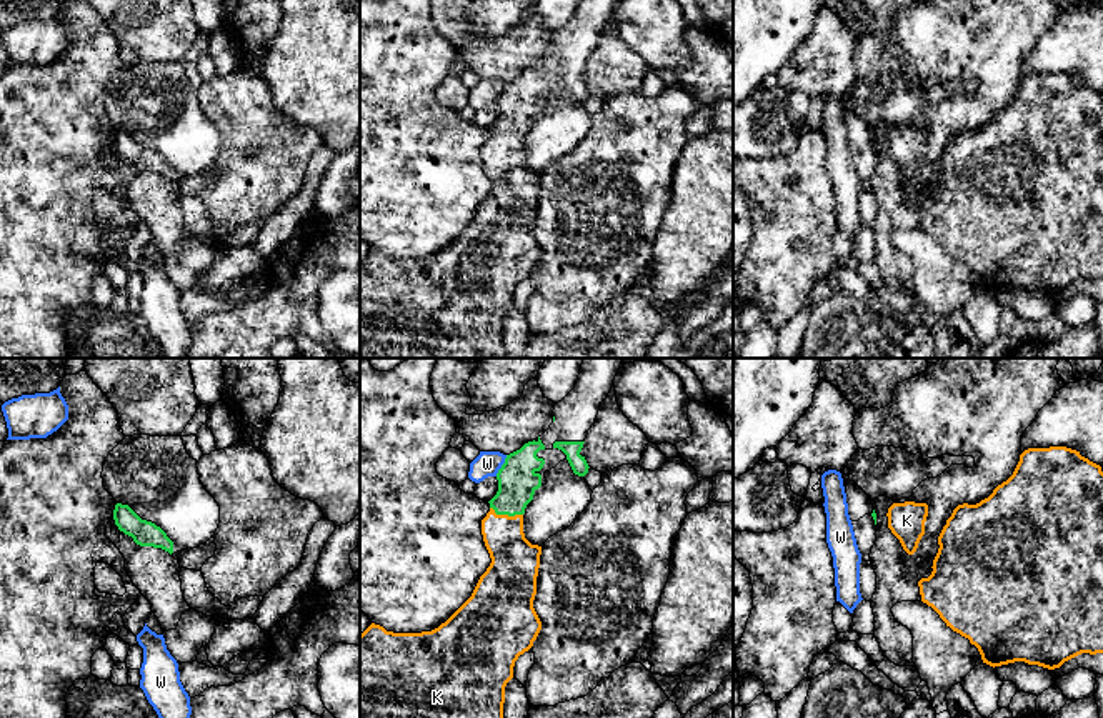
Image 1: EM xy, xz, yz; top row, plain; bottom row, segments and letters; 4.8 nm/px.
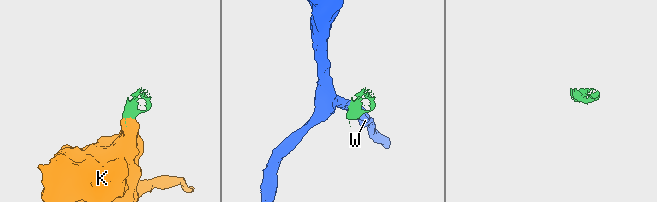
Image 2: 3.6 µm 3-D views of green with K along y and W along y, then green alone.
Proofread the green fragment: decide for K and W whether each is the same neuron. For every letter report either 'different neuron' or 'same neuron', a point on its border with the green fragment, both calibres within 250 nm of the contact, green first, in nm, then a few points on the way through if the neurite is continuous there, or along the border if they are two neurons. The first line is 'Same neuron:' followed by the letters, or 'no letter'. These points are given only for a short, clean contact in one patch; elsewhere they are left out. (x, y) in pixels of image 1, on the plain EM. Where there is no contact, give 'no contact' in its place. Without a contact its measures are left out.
Same neuron: K
K: same neuron; contact xz (507, 140); calibres 190 and 240 nm; way xz (517, 107), (507, 140), (507, 174), (515, 189)
W: different neuron; contact xz (502, 92); calibres 190 and 120 nm; border xz (507, 82), (495, 102)

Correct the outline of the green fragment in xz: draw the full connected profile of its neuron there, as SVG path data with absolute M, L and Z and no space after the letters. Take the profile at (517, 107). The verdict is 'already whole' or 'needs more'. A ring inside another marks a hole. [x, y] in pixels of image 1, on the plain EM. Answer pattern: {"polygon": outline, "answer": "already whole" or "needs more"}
{"polygon": "M580 0L575 15L555 32L550 55L507 82L497 100L498 118L482 147L492 190L472 223L432 258L393 260L372 250L360 262L360 358L507 358L505 313L515 288L542 257L533 235L542 173L525 165L523 140L535 118L547 112L545 100L560 88L566 87L578 103L588 100L580 78L615 3Z", "answer": "needs more"}

